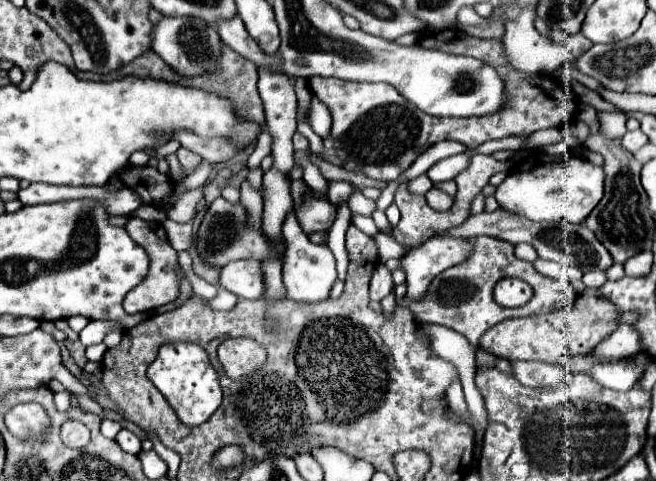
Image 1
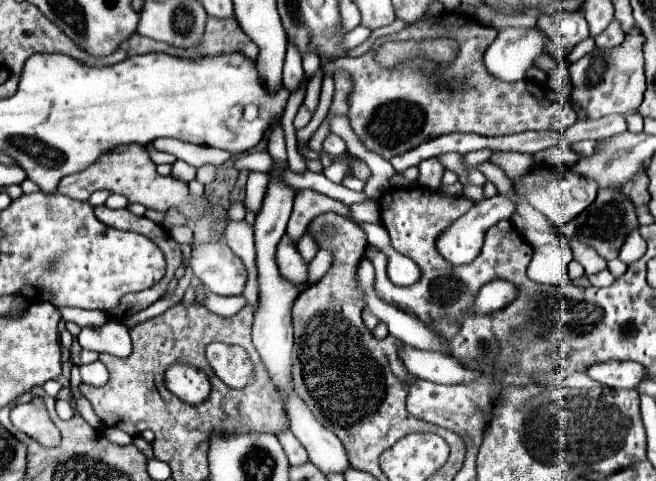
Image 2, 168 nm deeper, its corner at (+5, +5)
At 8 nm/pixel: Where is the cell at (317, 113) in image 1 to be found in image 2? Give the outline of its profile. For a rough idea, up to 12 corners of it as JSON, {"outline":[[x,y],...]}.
{"outline":[[339,135],[325,139],[329,155],[341,155],[347,147]]}

